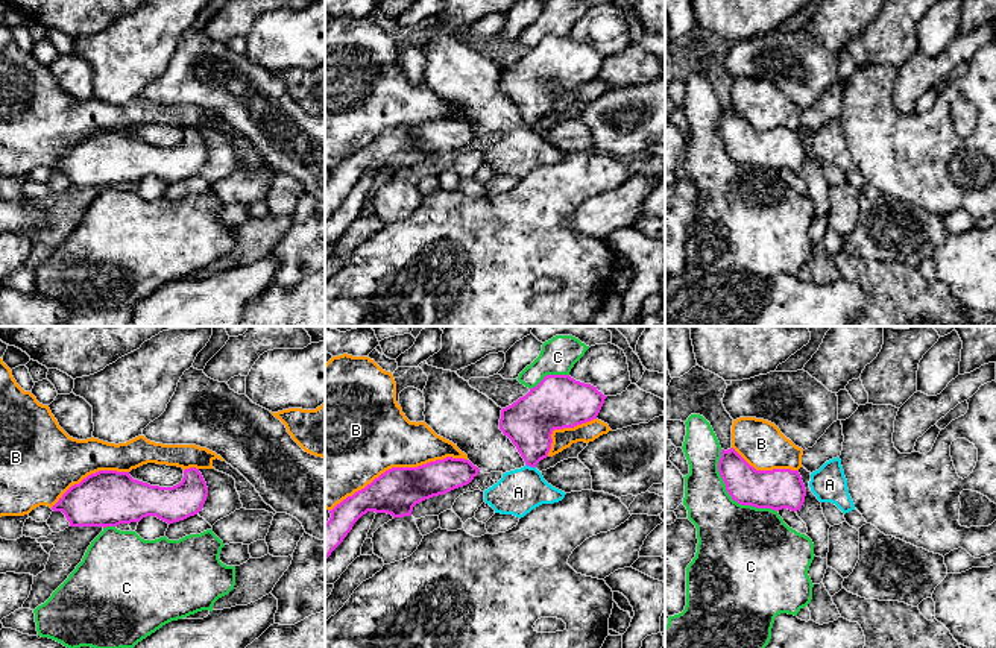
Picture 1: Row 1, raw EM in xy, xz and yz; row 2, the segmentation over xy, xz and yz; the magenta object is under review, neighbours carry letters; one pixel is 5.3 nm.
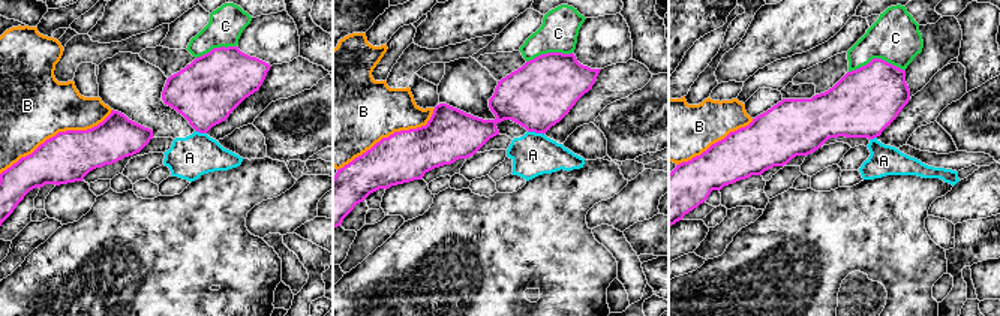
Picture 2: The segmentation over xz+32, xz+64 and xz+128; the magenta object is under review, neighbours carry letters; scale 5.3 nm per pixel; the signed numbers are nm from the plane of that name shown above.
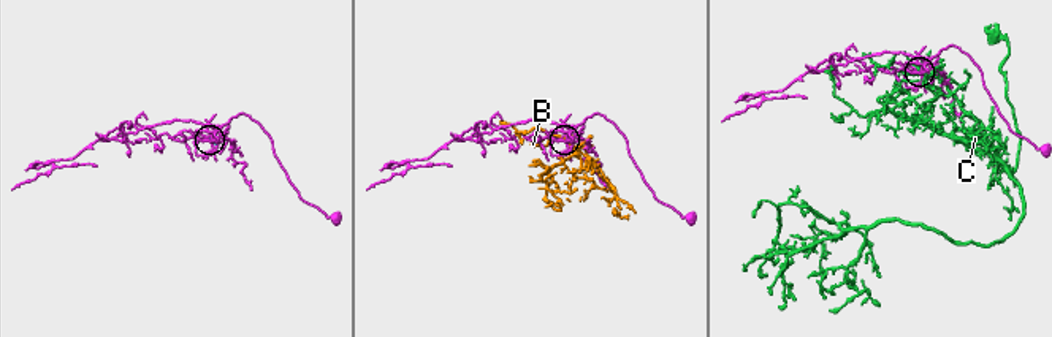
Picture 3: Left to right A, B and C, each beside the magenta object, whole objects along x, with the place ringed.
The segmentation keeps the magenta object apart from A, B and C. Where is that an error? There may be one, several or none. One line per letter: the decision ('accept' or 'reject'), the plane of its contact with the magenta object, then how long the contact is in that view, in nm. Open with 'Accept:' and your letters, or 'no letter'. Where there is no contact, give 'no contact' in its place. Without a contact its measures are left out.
Accept: no letter
A: reject | xz | 60 nm
B: reject | xz | 800 nm
C: reject | yz | 440 nm

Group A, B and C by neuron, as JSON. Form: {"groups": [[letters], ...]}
{"groups": [["A"], ["B"], ["C"]]}

